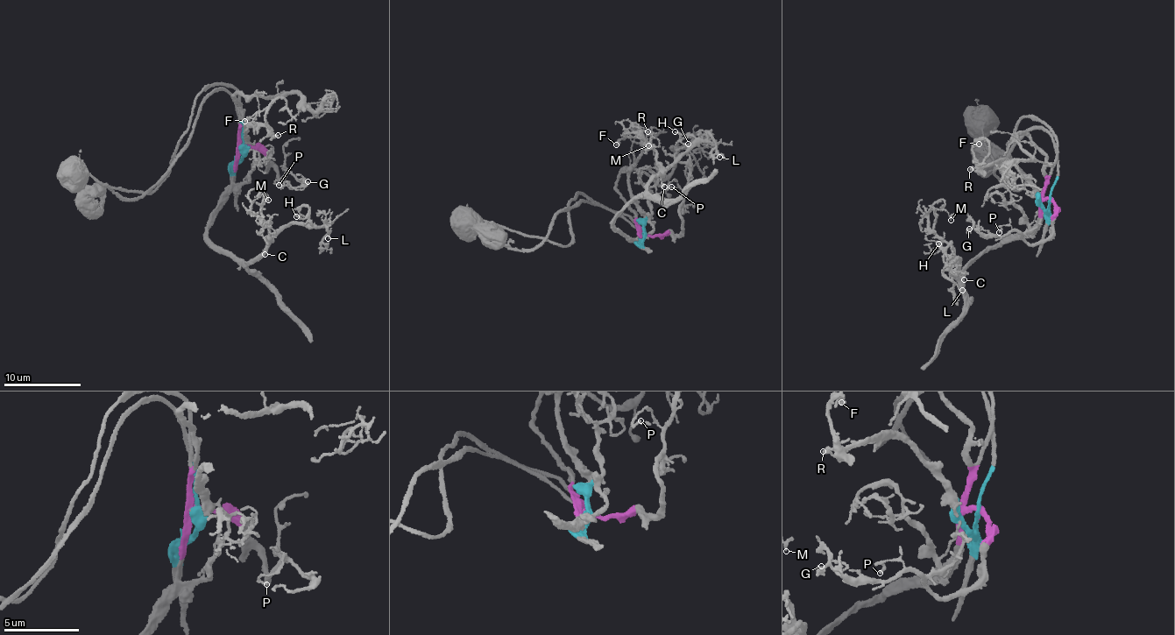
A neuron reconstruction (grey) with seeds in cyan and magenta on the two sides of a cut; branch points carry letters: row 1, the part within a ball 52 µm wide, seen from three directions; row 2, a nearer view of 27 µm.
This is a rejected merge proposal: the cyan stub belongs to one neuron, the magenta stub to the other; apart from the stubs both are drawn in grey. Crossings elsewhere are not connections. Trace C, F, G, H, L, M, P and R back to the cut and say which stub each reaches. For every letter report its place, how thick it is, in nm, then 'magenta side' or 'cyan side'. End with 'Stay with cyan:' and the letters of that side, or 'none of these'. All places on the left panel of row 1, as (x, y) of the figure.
C: place (265, 254); calibre 190 nm; magenta side
F: place (244, 121); calibre 240 nm; cyan side
G: place (307, 181); calibre 170 nm; magenta side
H: place (296, 216); calibre 240 nm; magenta side
L: place (328, 238); calibre 140 nm; magenta side
M: place (268, 200); calibre 200 nm; magenta side
P: place (279, 185); calibre 150 nm; magenta side
R: place (278, 135); calibre 170 nm; cyan side
Stay with cyan: F, R

